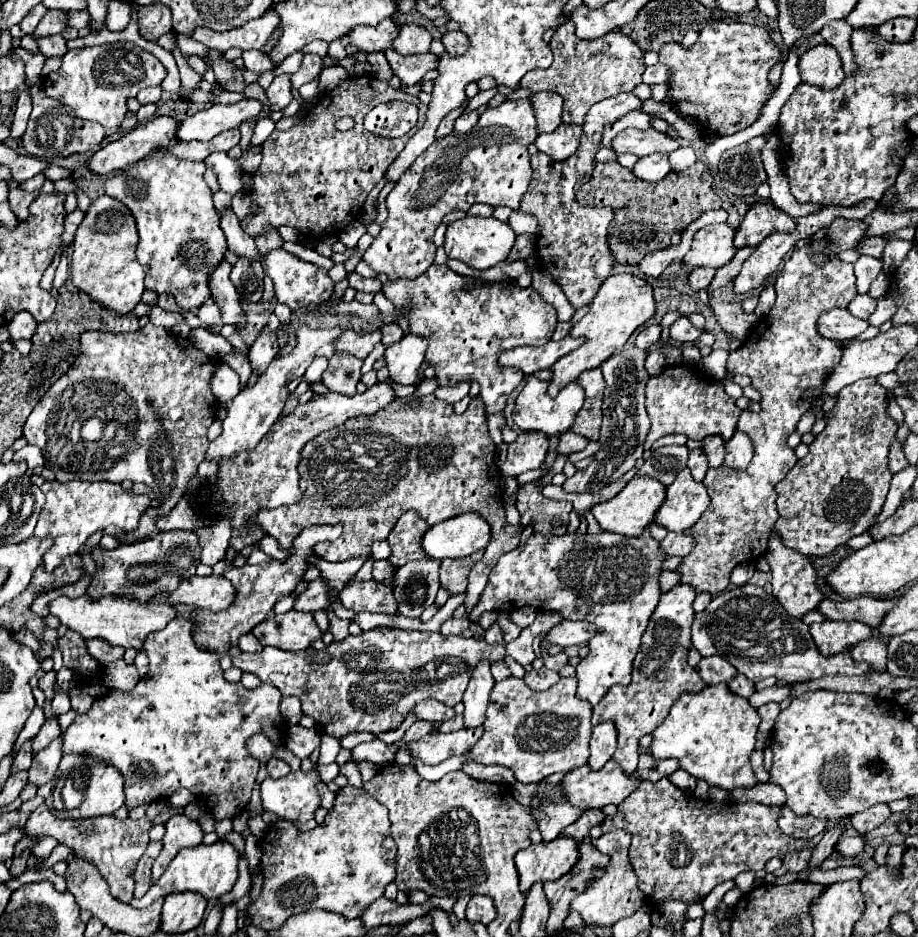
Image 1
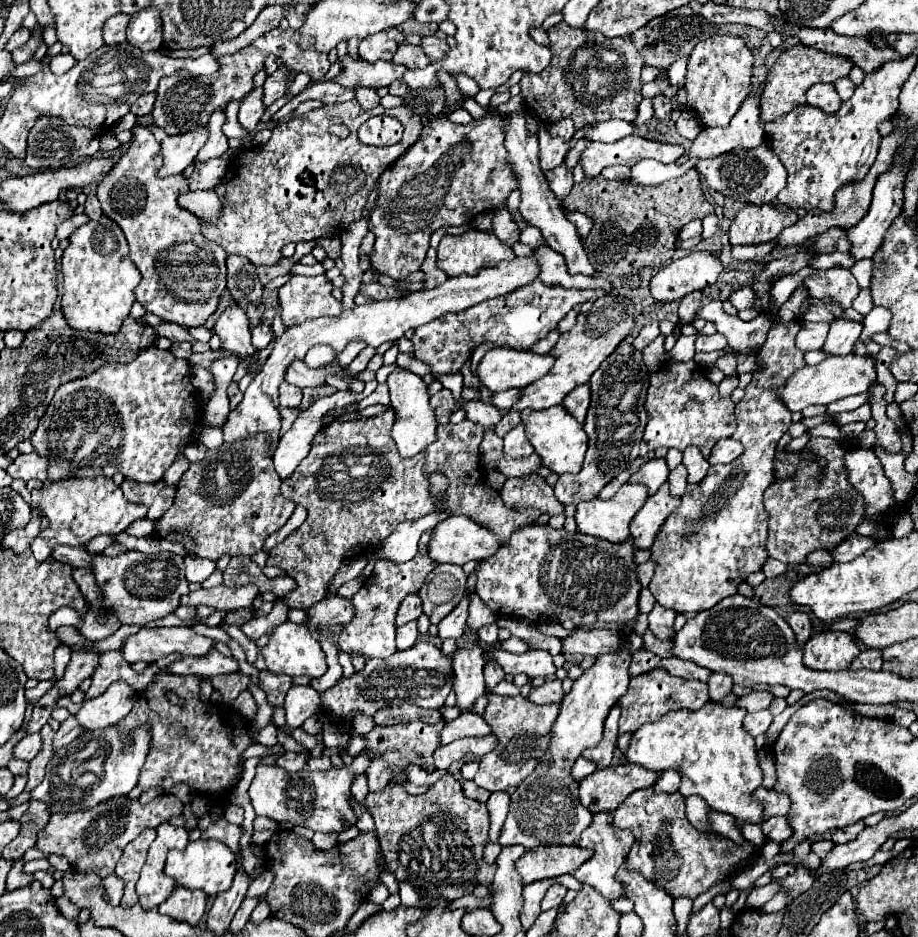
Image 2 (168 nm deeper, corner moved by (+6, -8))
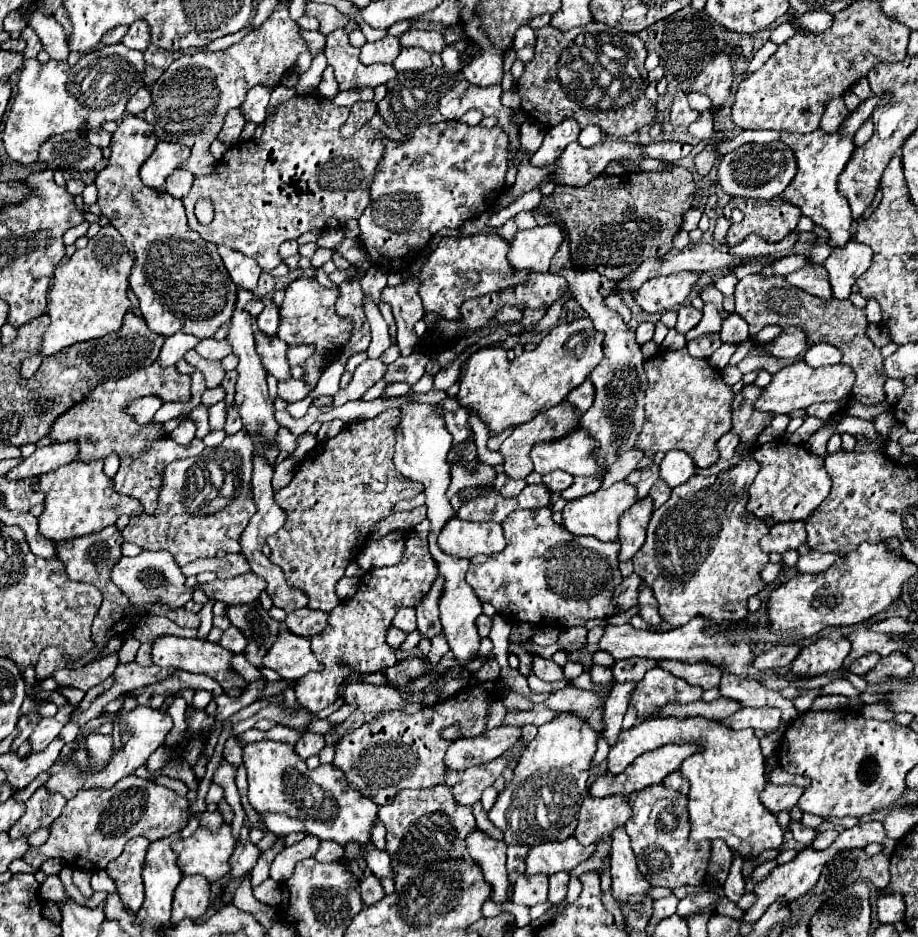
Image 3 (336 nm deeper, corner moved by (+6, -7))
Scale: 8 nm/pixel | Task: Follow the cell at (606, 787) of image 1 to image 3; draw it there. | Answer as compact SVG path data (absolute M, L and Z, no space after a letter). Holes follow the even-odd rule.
M667 744L667 746L663 746L663 748L645 752L645 754L641 754L633 764L629 764L621 774L605 772L605 774L597 776L597 780L595 780L595 782L591 784L591 788L589 788L589 796L593 796L593 798L605 798L605 796L617 796L617 794L629 796L631 792L639 792L639 790L643 790L643 788L647 788L647 786L661 784L667 774L675 772L675 770L681 766L681 762L683 762L687 756L695 754L697 750L699 750L699 746L695 746L695 744L681 744L681 746L677 746L677 744Z

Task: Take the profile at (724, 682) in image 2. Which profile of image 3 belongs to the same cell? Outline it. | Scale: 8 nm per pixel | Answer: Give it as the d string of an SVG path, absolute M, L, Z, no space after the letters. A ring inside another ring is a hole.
M661 660L659 662L661 668L669 670L671 674L675 674L677 678L687 680L689 684L701 686L703 690L711 690L711 688L719 688L721 682L721 670L705 664L705 662L695 662L695 664L685 664L685 662L669 662L669 660Z

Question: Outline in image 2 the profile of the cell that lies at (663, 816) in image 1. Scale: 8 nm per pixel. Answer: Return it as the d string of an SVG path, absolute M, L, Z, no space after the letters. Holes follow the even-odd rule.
M639 789L631 793L615 811L615 829L631 829L635 843L627 857L629 867L643 873L647 881L665 889L671 897L691 897L705 893L713 883L725 881L737 873L737 867L757 857L751 843L737 847L731 839L721 835L705 835L697 831L685 817L685 799L679 793L655 793L653 789Z

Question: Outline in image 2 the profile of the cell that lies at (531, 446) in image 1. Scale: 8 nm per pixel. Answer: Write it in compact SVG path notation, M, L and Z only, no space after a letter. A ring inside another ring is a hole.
M517 425L503 437L503 449L509 457L529 457L533 447L525 435L525 425Z

